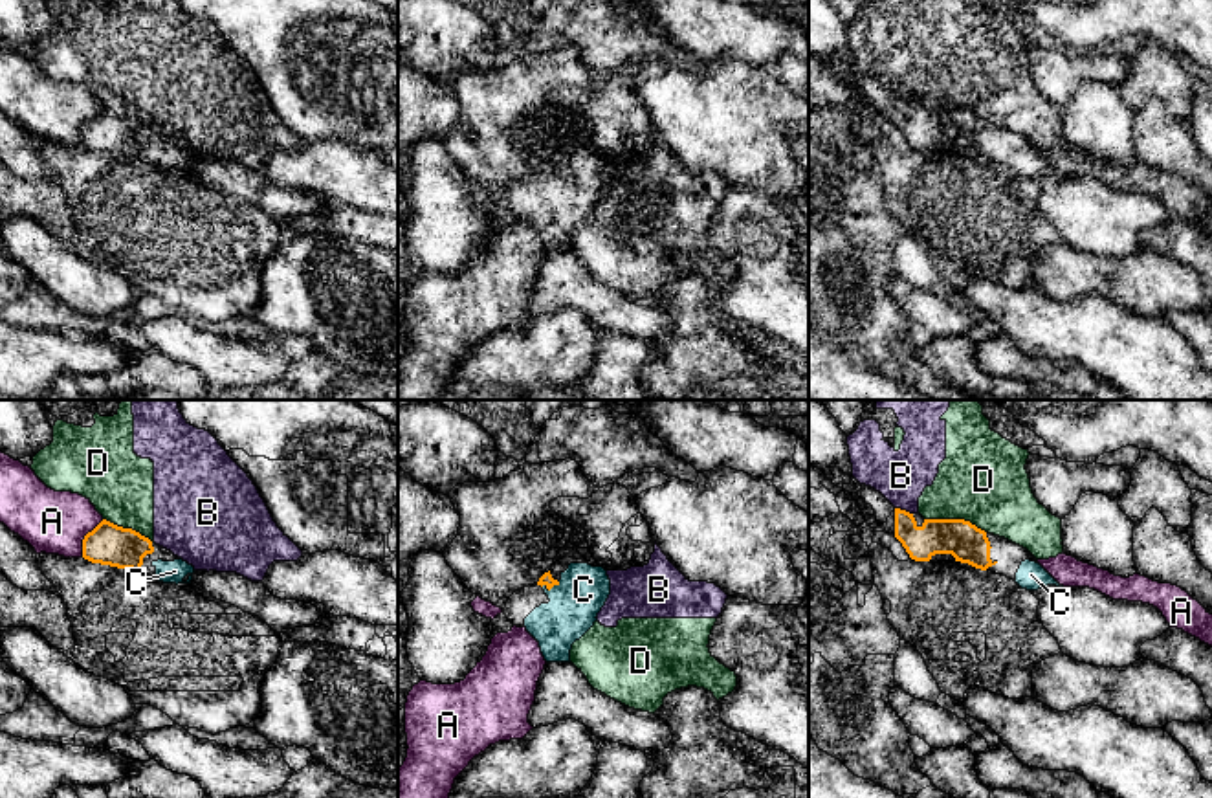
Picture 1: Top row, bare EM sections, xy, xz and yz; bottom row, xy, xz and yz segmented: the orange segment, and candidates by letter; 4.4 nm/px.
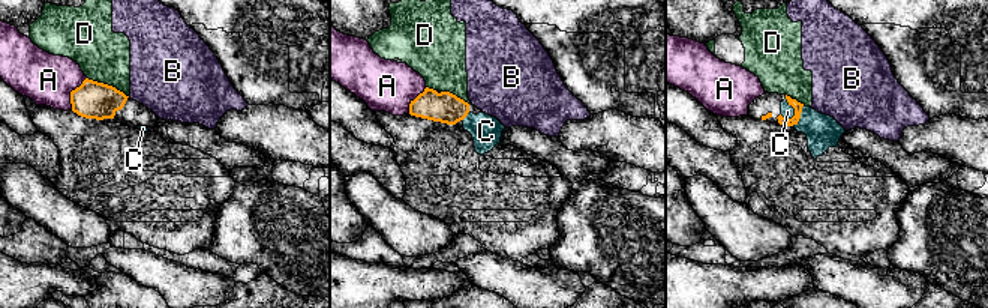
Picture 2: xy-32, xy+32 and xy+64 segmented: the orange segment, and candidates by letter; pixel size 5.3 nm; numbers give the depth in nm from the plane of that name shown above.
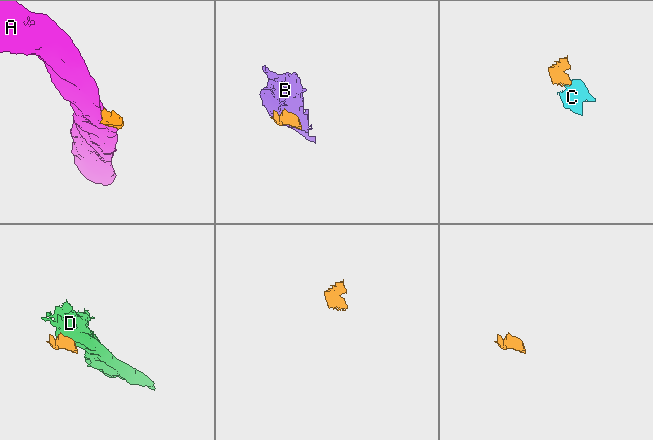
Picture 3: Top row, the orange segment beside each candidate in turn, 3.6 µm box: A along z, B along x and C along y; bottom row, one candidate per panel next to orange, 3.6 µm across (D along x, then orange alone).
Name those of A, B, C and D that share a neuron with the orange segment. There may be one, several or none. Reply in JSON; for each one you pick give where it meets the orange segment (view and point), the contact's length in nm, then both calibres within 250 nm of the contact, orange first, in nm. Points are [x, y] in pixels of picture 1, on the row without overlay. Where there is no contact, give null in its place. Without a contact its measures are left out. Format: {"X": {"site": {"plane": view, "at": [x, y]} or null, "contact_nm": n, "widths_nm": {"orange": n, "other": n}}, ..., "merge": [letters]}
{"C": {"site": {"plane": "xz", "at": [550, 177]}, "contact_nm": 90, "widths_nm": {"orange": 50, "other": 220}}, "merge": ["C"]}

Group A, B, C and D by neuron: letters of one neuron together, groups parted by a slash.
A / B D / C

